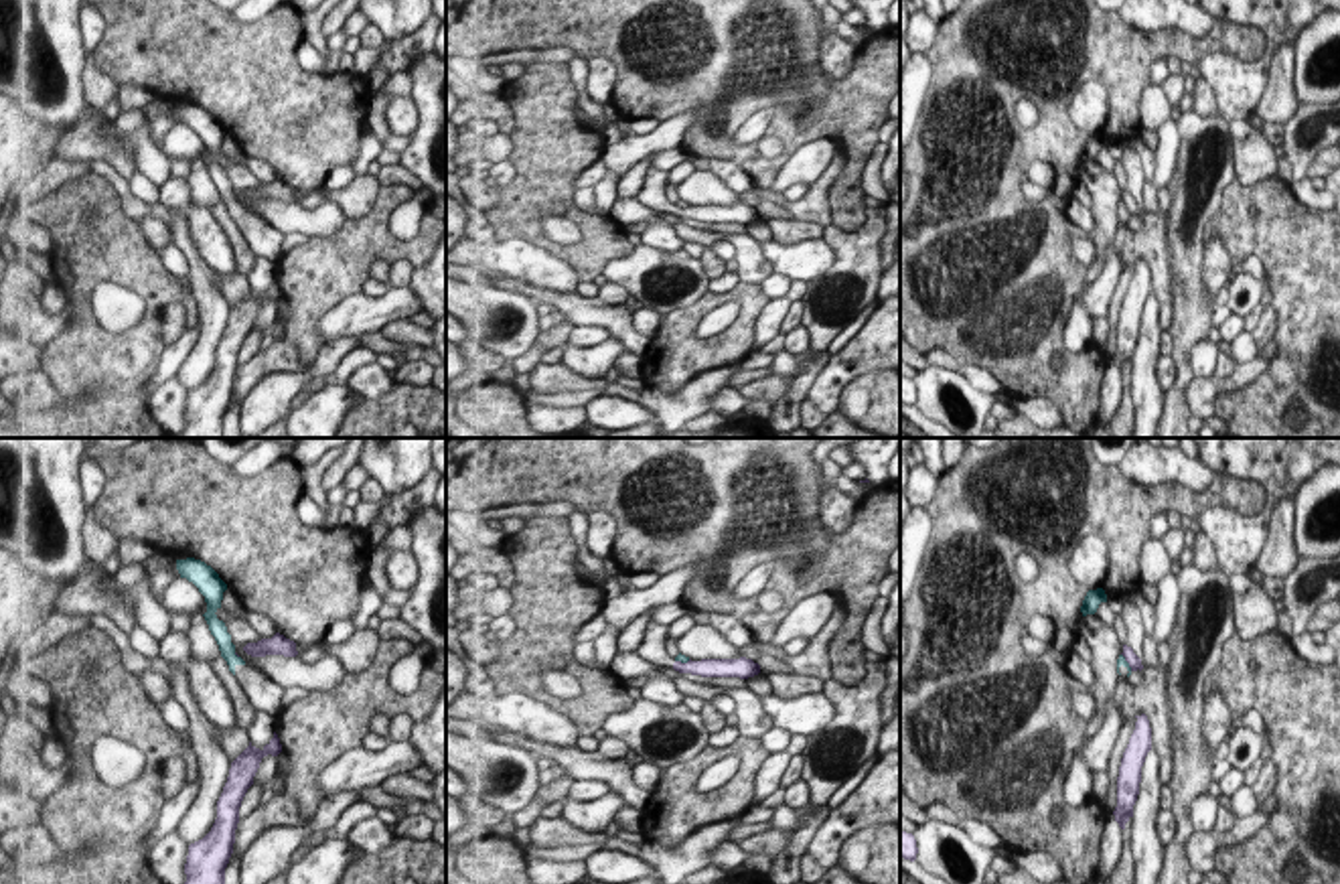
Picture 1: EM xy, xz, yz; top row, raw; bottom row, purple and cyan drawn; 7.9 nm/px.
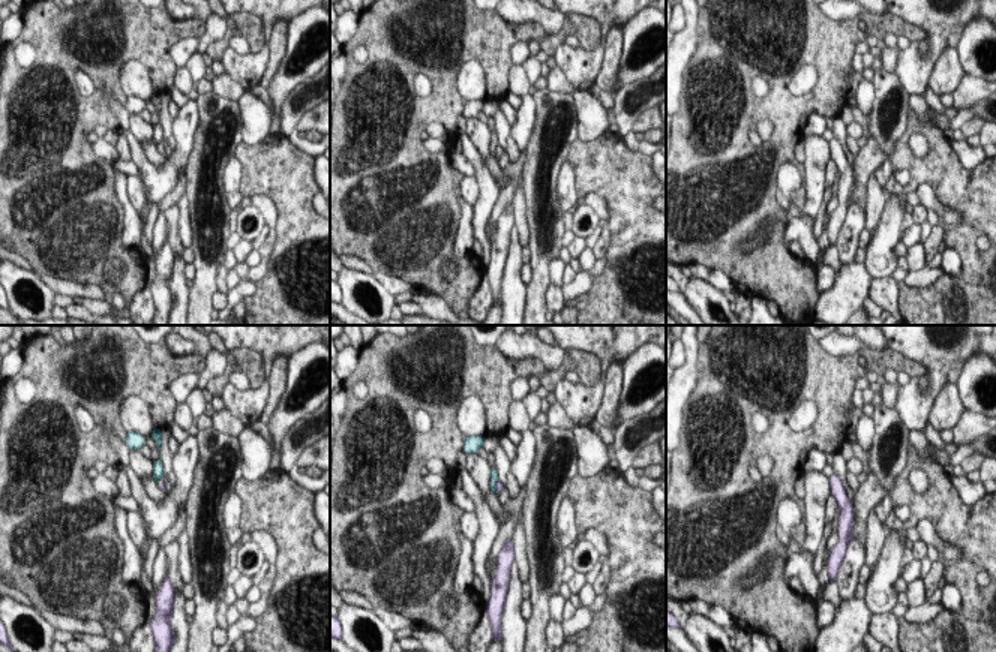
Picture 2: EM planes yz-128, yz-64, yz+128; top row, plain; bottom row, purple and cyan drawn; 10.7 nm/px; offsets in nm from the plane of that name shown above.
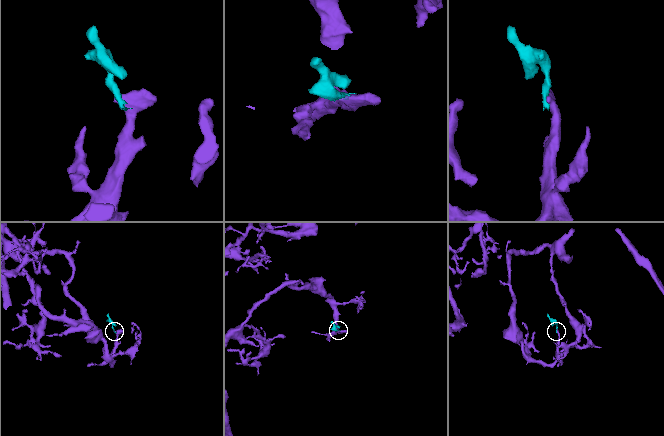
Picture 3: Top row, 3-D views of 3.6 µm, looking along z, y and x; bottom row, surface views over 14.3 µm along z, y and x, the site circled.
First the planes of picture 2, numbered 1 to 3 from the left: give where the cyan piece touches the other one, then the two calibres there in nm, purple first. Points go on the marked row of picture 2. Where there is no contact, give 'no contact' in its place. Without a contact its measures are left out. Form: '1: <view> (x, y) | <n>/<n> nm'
1: no contact
2: yz-64 (497, 486) | 90/100 nm
3: no contact

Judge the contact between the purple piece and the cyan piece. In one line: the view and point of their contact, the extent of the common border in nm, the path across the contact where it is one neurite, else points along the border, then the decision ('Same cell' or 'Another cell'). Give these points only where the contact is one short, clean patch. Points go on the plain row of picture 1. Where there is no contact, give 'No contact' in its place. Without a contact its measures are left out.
Touches purple at yz (1126, 205). Shared border 170 nm. Boundary: yz (1122, 199), (1132, 215). Another cell

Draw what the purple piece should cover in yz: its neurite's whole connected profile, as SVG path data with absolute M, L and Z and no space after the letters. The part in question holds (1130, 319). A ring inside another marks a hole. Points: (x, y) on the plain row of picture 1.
M1145 260L1135 264L1135 276L1123 298L1117 322L1117 353L1113 361L1121 375L1125 375L1125 369L1133 363L1133 351L1137 347L1141 328L1141 312L1145 308L1147 298L1151 296L1149 266Z

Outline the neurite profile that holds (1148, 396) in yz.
M1156 294L1145 302L1141 312L1139 341L1133 351L1131 397L1135 408L1135 438L1158 438L1166 393L1158 381L1160 355L1160 304Z

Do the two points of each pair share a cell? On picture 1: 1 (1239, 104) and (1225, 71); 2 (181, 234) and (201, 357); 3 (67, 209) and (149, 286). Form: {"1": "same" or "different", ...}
{"1": "same", "2": "same", "3": "same"}

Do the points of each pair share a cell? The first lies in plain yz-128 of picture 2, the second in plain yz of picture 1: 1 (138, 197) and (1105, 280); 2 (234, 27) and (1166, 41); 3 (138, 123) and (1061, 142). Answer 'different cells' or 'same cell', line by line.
1: different cells
2: same cell
3: different cells

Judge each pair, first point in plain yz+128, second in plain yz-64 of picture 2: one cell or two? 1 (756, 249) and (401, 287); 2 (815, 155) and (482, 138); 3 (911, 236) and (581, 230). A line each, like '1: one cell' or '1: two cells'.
1: two cells
2: one cell
3: two cells

